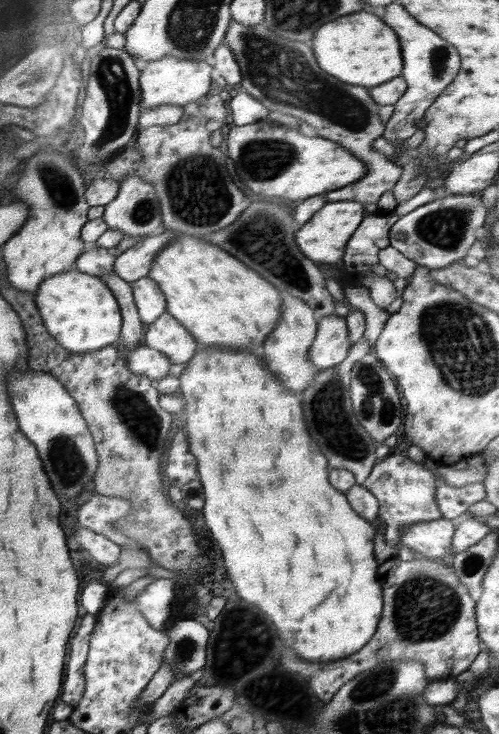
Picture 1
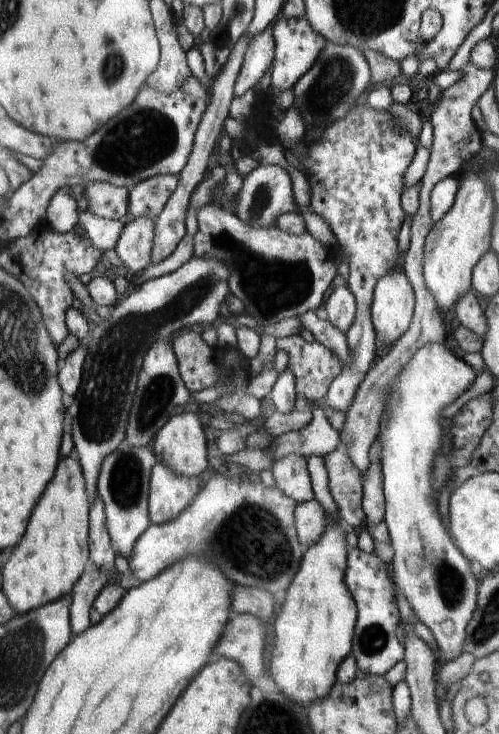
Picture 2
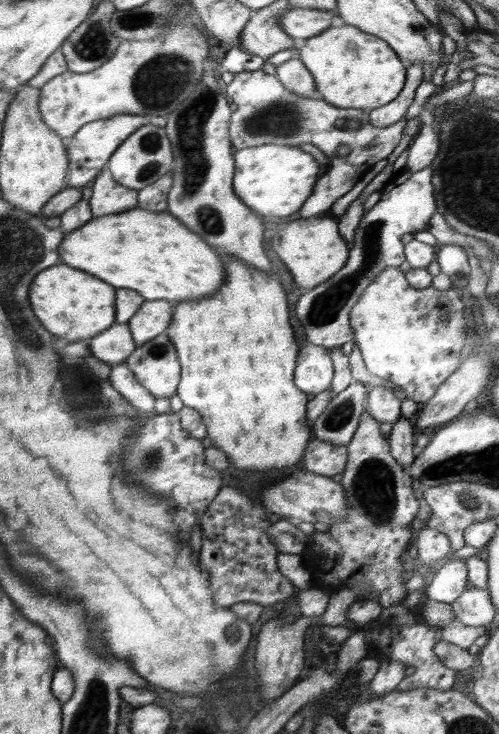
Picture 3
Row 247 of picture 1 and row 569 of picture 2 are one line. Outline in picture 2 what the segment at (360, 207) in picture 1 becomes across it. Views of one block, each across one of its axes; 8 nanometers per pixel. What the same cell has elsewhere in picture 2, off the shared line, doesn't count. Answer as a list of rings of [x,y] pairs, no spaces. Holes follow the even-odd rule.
[[[329,520],[322,538],[305,549],[298,572],[276,614],[274,654],[270,672],[288,698],[312,704],[330,696],[338,666],[351,653],[357,608],[346,586],[347,533]]]

